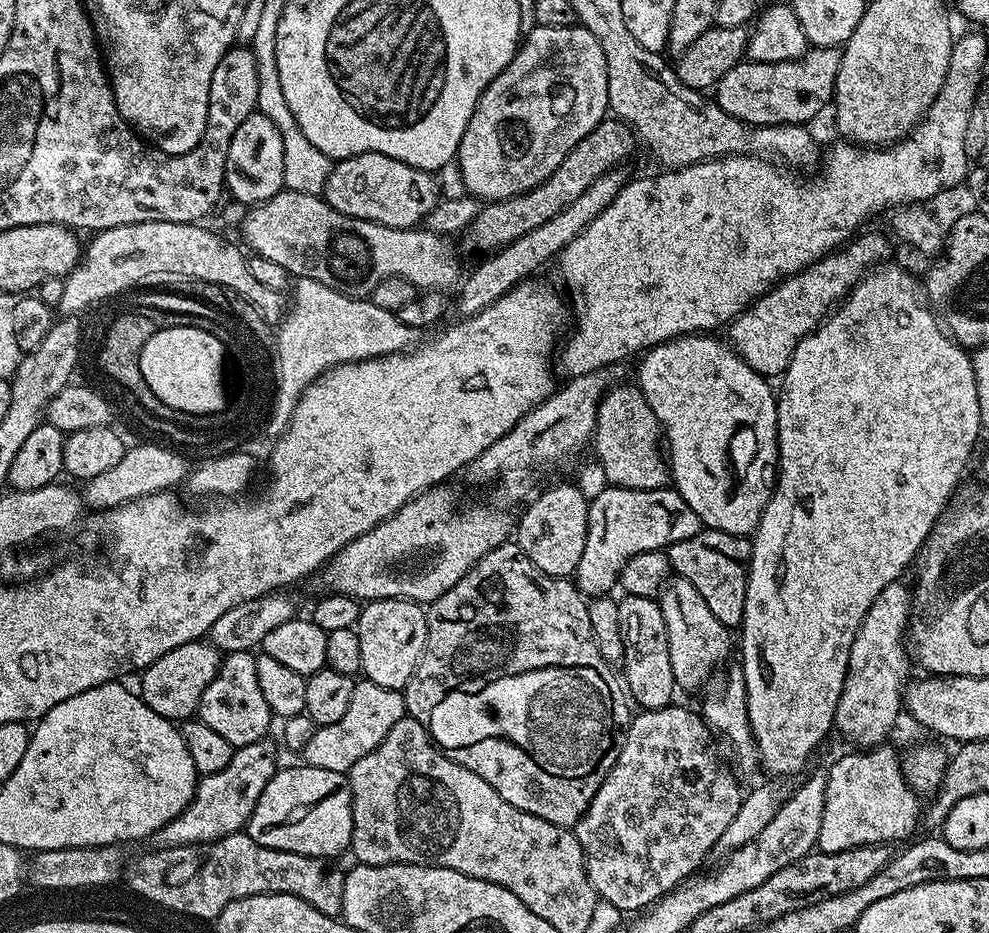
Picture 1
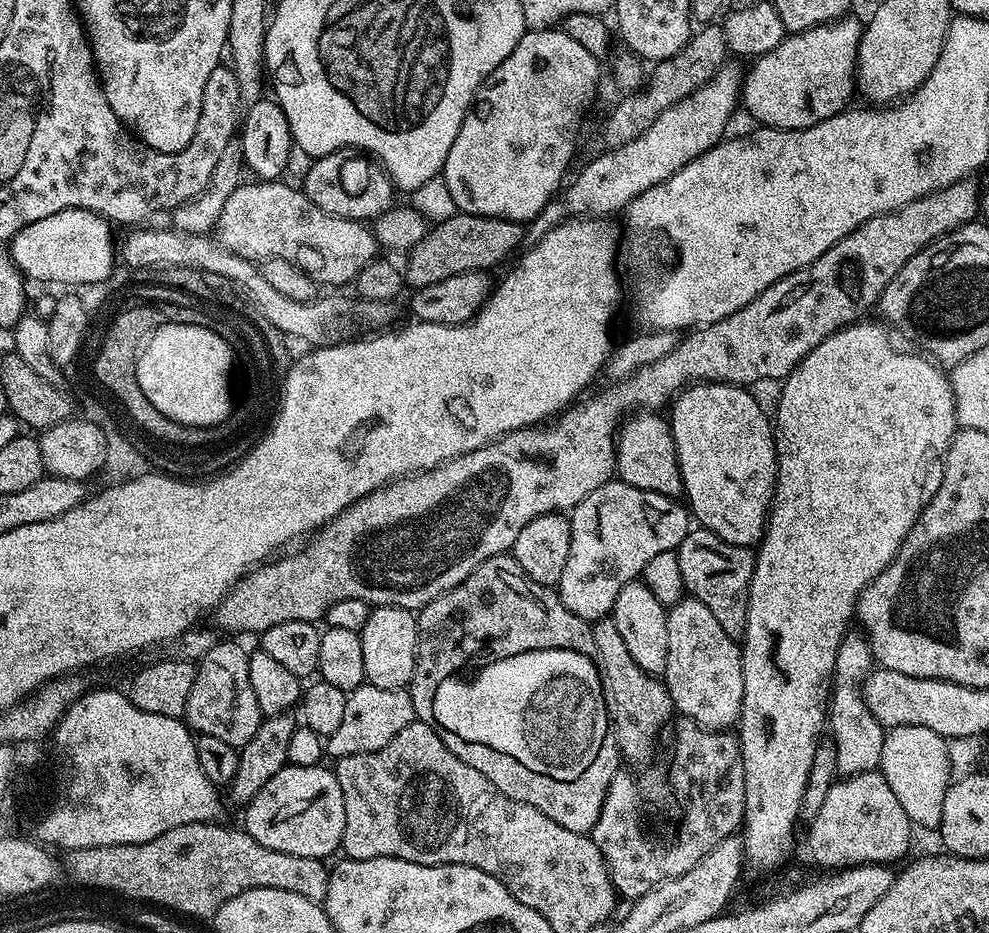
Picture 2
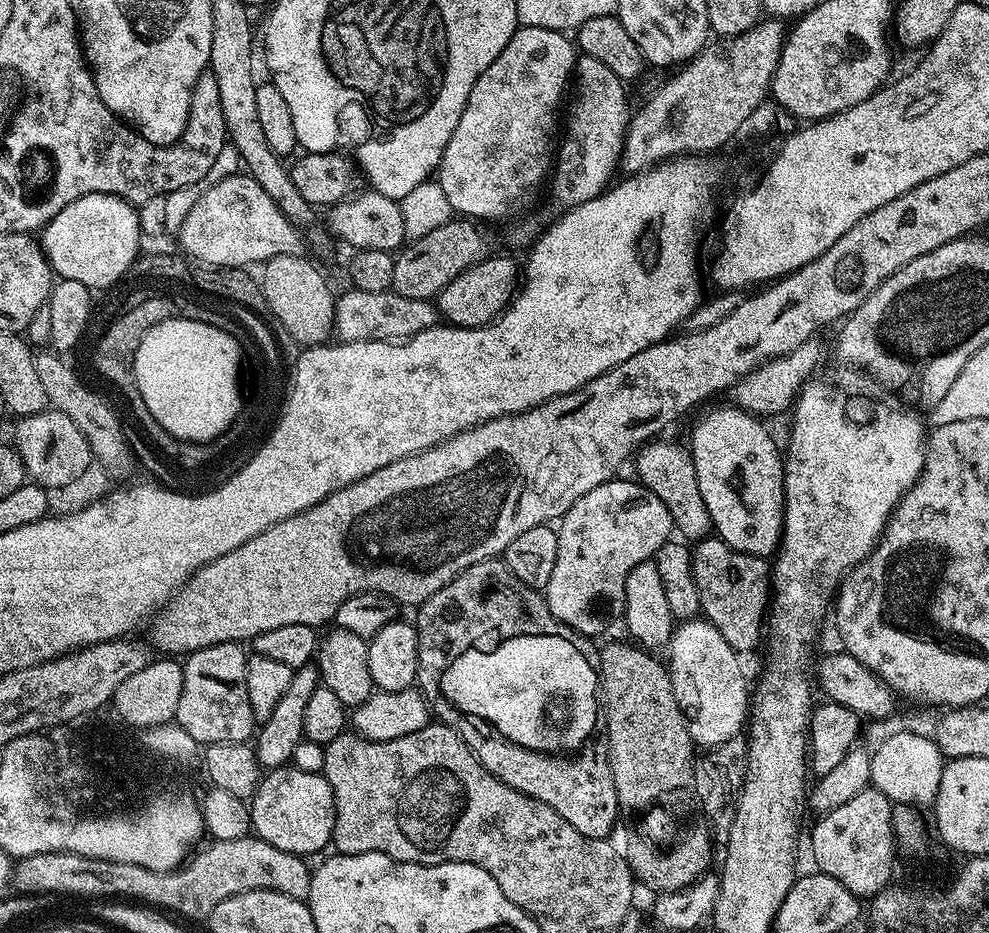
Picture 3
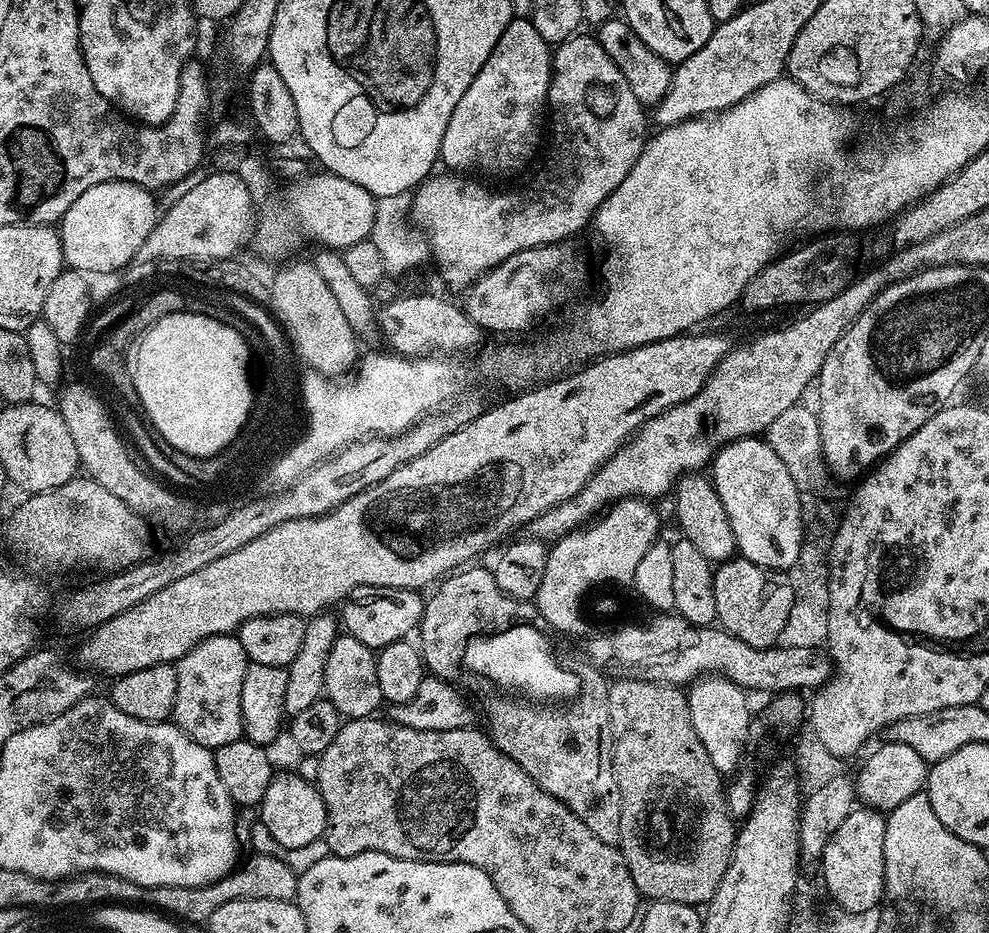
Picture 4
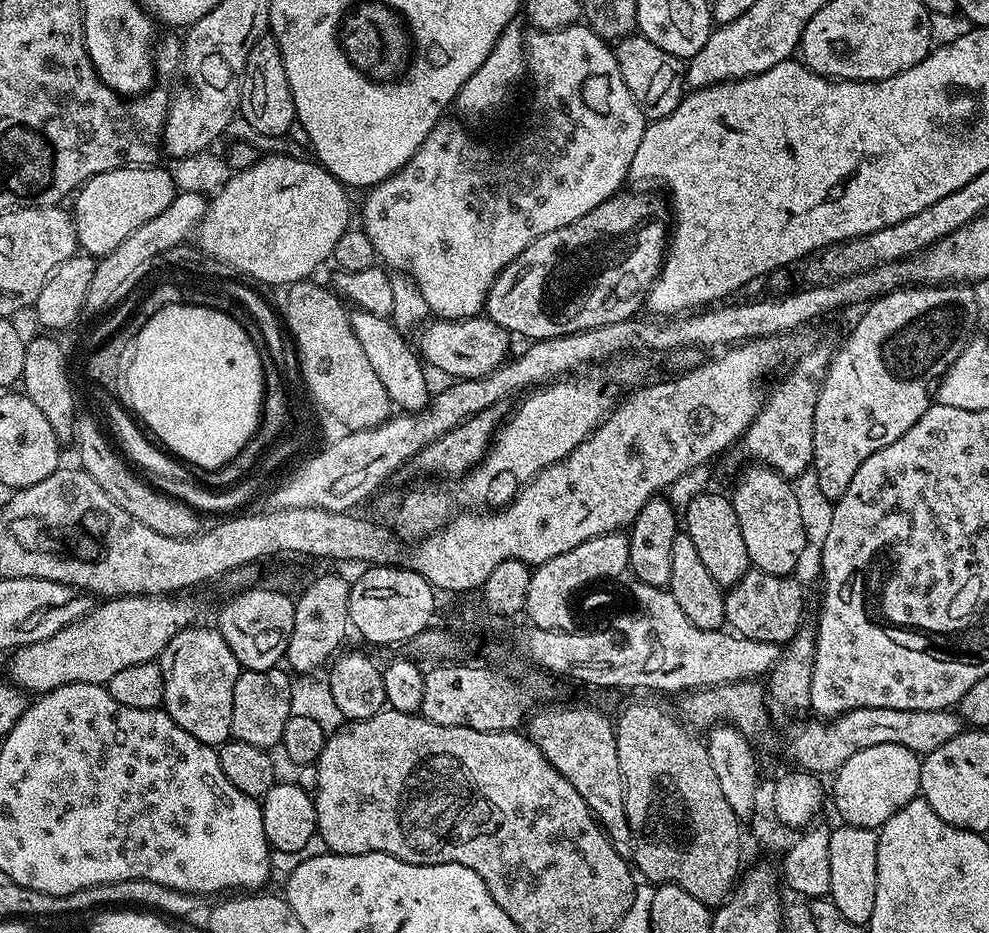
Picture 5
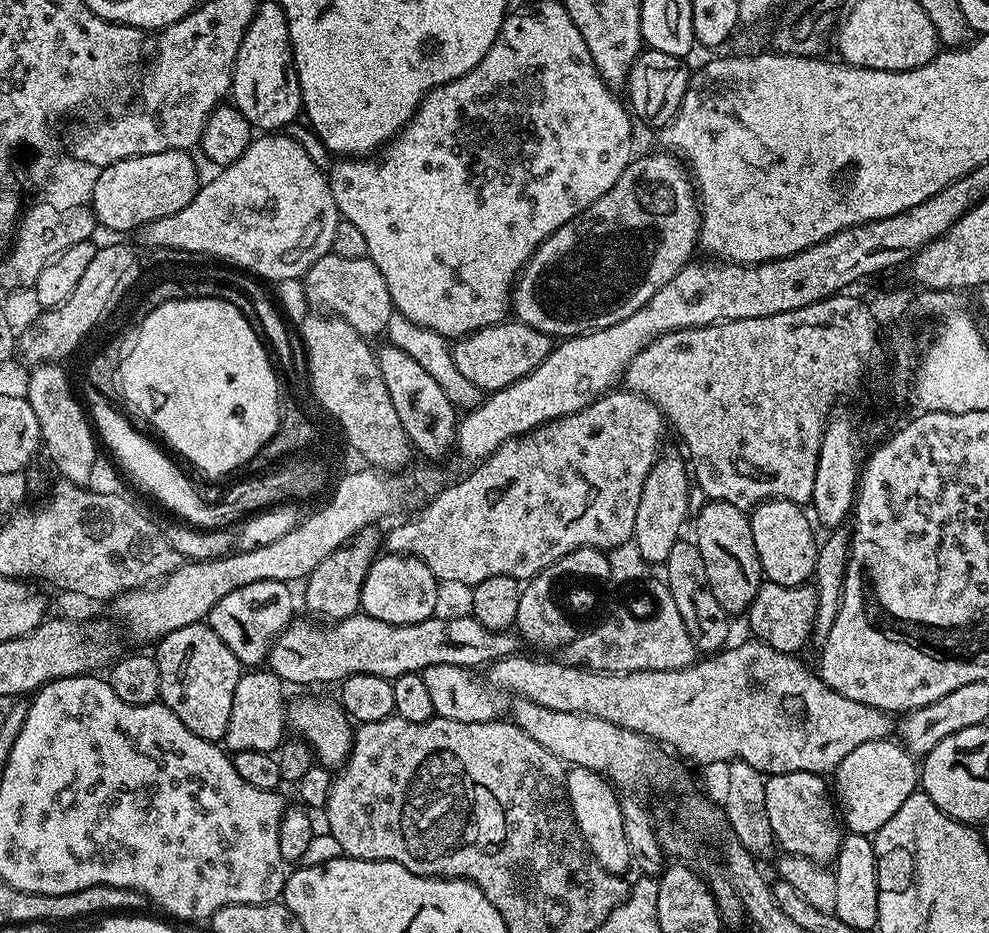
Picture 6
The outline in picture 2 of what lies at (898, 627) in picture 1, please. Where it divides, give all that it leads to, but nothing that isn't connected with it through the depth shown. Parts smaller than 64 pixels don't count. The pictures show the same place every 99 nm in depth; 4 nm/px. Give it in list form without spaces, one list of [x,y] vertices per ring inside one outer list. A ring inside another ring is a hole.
[[[849,631],[848,635],[838,646],[835,680],[830,693],[830,707],[826,712],[826,724],[830,732],[832,728],[830,740],[831,743],[836,745],[836,770],[841,777],[857,776],[863,772],[874,772],[880,766],[886,729],[884,725],[878,722],[878,718],[874,718],[874,714],[870,714],[862,691],[862,682],[868,677],[869,672],[873,671],[873,668],[872,648],[868,645],[867,639],[859,631]]]

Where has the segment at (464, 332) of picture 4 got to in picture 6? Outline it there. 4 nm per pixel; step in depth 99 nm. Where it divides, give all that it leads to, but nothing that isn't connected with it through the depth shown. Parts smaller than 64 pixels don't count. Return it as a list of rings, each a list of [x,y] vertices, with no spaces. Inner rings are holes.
[[[501,322],[479,328],[469,336],[459,337],[451,345],[454,366],[465,378],[470,378],[481,393],[491,394],[510,386],[530,374],[539,366],[554,347],[553,337],[519,322]]]

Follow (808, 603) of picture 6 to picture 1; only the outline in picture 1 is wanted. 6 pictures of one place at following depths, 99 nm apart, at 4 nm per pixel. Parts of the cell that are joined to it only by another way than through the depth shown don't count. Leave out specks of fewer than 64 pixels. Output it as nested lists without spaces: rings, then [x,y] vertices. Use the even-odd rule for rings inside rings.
[[[704,528],[698,534],[667,548],[671,571],[679,579],[690,582],[710,606],[714,618],[729,630],[736,630],[744,623],[748,561],[752,559],[752,542],[749,537],[726,534],[717,528]]]

